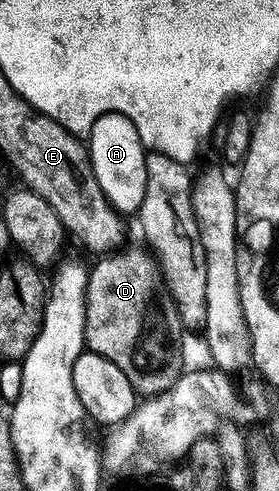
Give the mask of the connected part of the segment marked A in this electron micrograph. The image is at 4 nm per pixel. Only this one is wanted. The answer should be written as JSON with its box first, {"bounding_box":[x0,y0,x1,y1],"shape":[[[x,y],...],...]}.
{"bounding_box":[86,111,148,213],"shape":[[[111,111],[108,115],[99,115],[92,123],[92,134],[86,146],[89,155],[92,156],[94,177],[98,177],[98,185],[104,190],[113,207],[121,213],[139,212],[146,193],[148,155],[135,125],[116,111]]]}

